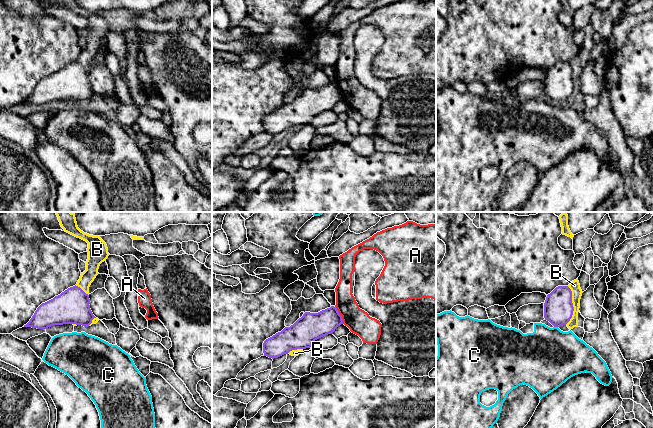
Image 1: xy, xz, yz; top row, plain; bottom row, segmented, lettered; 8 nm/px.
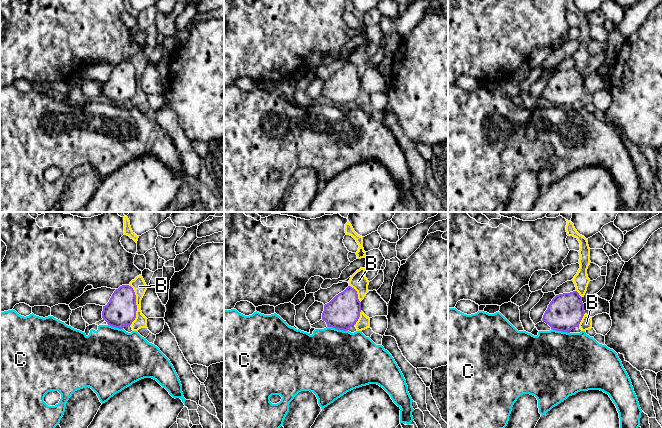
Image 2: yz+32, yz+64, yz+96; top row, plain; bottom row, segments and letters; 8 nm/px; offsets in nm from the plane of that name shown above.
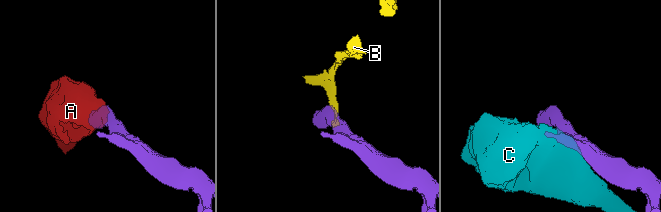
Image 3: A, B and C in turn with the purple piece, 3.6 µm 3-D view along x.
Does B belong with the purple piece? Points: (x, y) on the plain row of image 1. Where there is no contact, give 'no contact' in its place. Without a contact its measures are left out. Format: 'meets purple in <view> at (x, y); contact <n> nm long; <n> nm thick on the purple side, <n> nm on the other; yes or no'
meets purple in yz at (572, 81); contact 320 nm long; 240 nm thick on the purple side, 80 nm on the other; no

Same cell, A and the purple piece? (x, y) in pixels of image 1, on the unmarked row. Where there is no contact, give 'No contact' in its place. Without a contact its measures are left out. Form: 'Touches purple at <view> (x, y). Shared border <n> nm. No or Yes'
Touches purple at xz (340, 91). Shared border 160 nm. No

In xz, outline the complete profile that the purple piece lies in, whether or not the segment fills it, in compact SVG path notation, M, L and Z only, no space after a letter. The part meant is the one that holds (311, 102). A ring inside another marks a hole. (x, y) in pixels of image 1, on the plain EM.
M334 82L318 89L305 88L293 101L264 117L264 132L274 135L292 126L310 124L315 116L333 110L341 100L342 92Z

